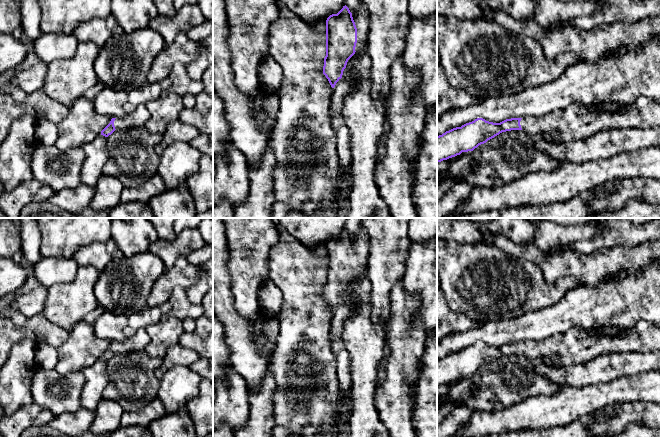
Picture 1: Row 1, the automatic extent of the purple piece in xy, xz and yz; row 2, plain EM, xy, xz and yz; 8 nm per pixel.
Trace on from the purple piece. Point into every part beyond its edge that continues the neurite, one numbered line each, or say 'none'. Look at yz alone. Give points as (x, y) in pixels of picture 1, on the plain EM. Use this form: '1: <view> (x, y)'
1: yz (578, 345)

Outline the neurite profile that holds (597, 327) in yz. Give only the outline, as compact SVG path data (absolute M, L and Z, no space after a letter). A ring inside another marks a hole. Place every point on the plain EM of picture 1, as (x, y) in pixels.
M594 320L589 326L586 326L592 335L611 335L624 338L626 331L624 327L610 324L605 321Z

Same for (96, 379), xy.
M99 358L91 366L82 368L85 383L80 397L81 407L95 411L108 383L107 362Z

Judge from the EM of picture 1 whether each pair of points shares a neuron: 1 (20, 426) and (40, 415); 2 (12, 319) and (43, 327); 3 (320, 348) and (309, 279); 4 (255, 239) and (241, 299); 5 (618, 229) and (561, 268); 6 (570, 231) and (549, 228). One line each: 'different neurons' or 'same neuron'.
1: same neuron
2: same neuron
3: same neuron
4: same neuron
5: different neurons
6: same neuron

